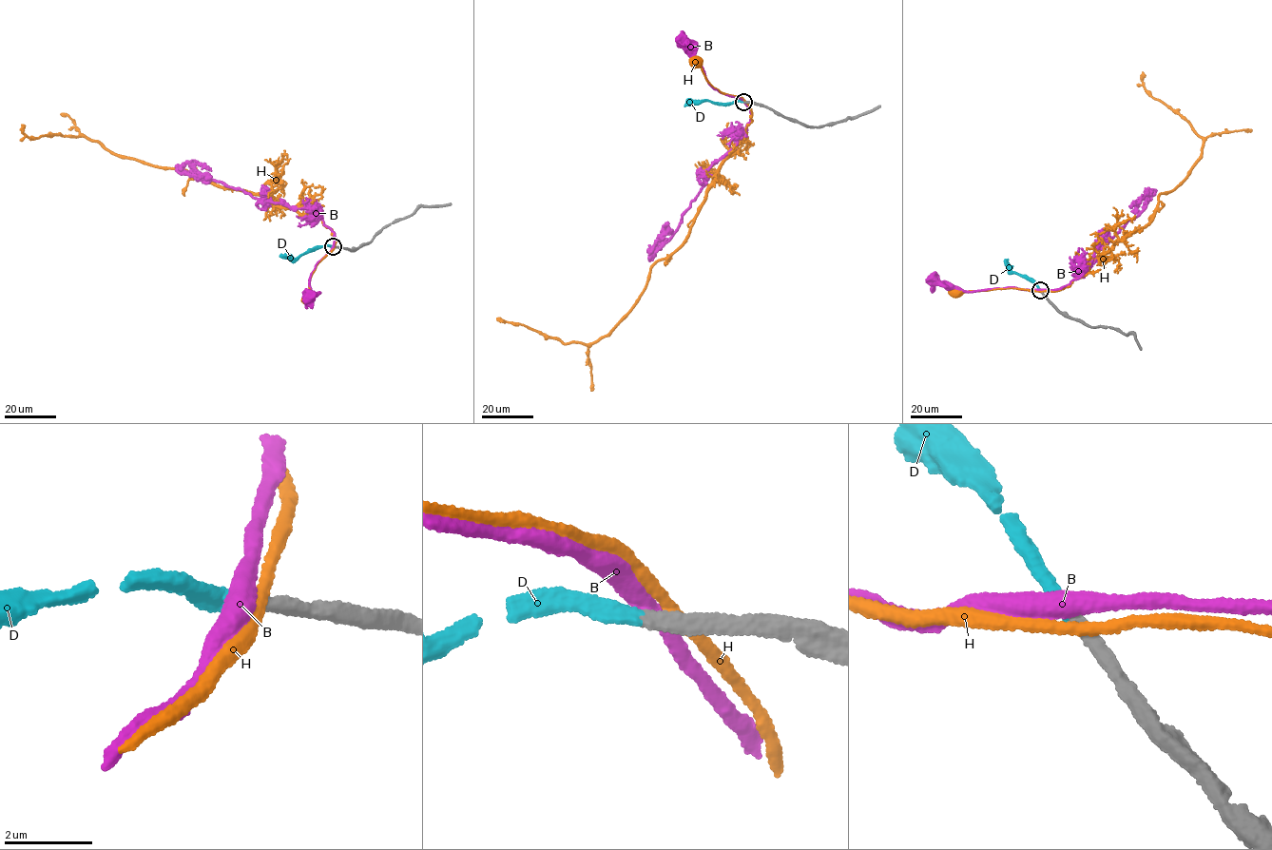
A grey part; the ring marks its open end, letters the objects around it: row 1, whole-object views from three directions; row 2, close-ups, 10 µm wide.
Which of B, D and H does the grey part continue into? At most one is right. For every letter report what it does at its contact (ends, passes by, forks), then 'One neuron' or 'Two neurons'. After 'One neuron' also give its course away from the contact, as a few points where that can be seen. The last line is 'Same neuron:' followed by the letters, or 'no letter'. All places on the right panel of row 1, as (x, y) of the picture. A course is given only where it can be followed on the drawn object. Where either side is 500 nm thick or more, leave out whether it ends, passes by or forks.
B: It passes by. Two neurons
D: It ends there. One neuron. Its course: (1040, 290), (1030, 279), (1011, 272), (1007, 264), (1008, 260)
H: It passes by. Two neurons
Same neuron: D

